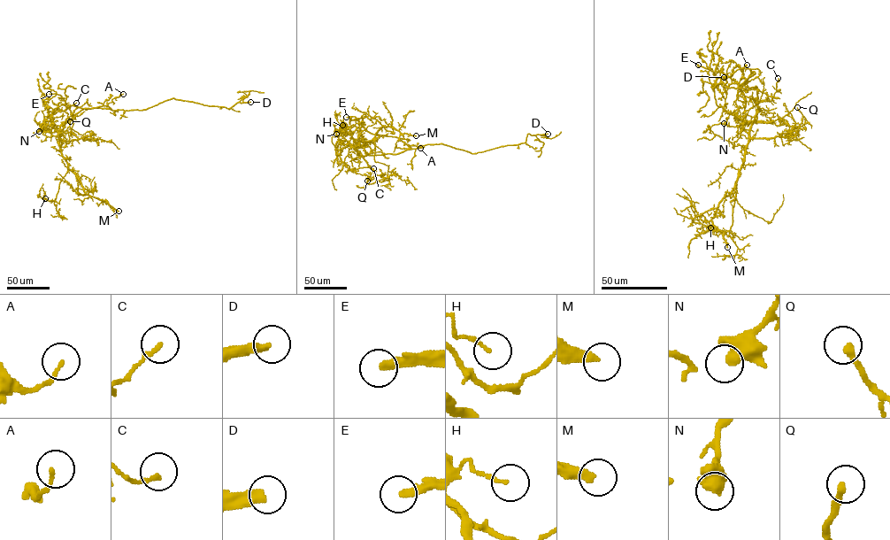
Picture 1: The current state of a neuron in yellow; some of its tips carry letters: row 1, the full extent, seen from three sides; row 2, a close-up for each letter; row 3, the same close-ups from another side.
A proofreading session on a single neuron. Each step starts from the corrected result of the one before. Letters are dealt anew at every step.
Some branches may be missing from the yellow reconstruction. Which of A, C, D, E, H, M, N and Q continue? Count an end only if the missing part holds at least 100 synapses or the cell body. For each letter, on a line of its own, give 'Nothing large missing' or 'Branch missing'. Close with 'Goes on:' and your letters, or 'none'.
A: Nothing large missing
C: Nothing large missing
D: Branch missing
E: Branch missing
H: Nothing large missing
M: Branch missing
N: Nothing large missing
Q: Nothing large missing
Goes on: D, E, M

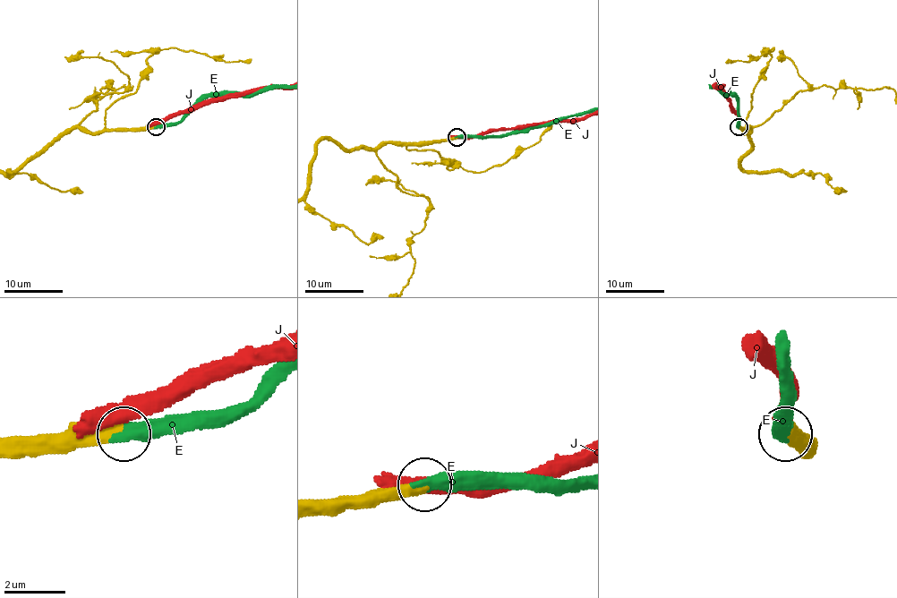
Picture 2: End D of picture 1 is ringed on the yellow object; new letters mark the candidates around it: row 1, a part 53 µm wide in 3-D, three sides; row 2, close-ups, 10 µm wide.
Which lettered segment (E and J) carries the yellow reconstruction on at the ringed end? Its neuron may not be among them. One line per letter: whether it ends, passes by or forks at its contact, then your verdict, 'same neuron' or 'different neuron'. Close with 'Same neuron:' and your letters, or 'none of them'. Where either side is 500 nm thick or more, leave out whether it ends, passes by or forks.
E: it ends there; same neuron
J: different neuron
Same neuron: E

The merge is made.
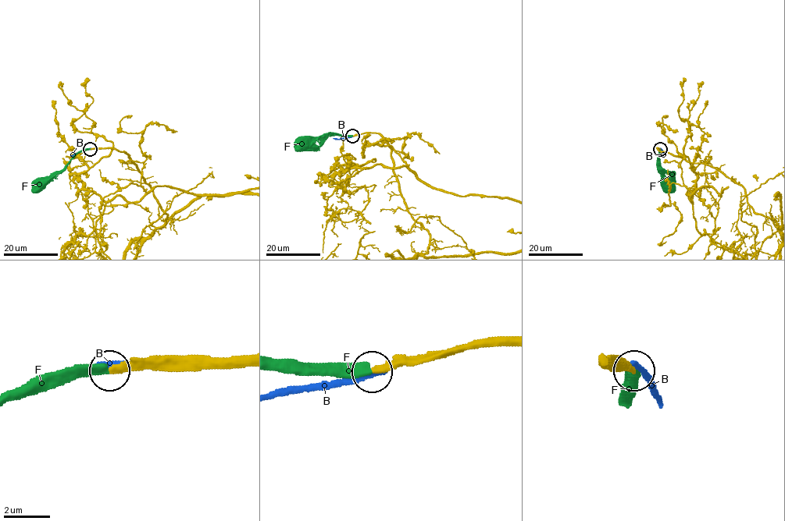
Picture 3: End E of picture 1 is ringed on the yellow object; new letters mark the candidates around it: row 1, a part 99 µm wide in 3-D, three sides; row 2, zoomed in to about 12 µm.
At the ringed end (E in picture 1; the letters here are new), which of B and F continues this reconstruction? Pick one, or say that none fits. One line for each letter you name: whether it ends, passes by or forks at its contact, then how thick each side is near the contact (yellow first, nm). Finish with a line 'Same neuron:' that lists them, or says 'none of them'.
F: It ends there. Thickness 320 nm (yellow) against 340 nm
Same neuron: F

